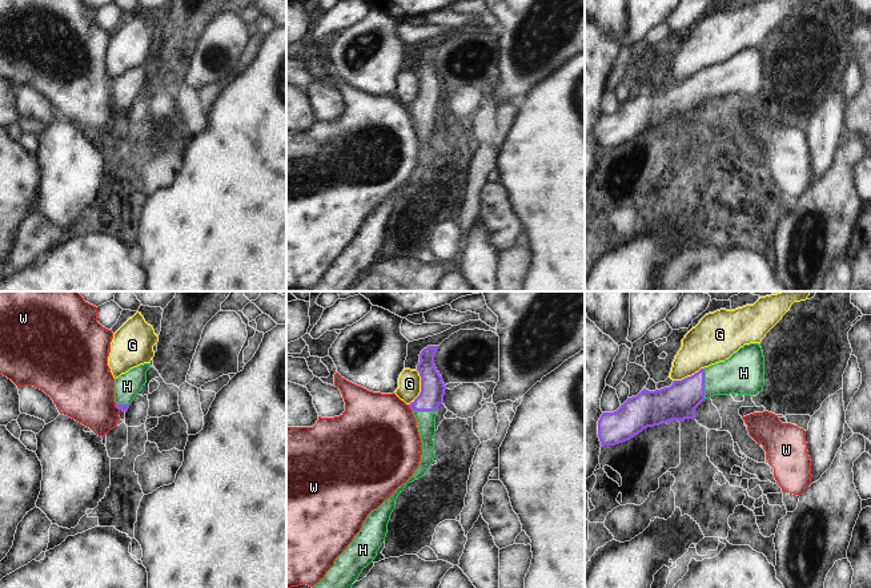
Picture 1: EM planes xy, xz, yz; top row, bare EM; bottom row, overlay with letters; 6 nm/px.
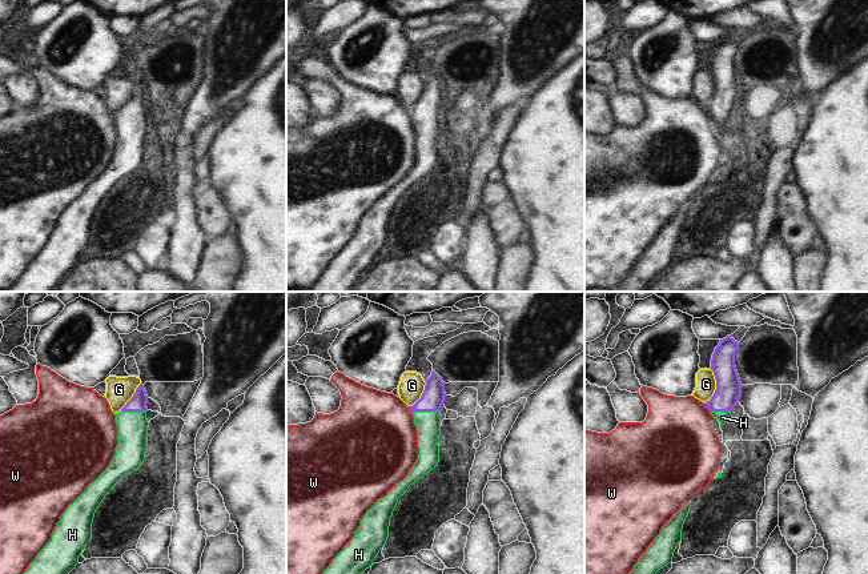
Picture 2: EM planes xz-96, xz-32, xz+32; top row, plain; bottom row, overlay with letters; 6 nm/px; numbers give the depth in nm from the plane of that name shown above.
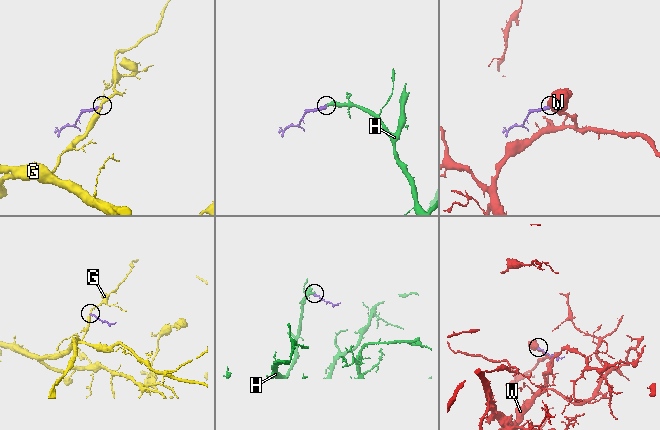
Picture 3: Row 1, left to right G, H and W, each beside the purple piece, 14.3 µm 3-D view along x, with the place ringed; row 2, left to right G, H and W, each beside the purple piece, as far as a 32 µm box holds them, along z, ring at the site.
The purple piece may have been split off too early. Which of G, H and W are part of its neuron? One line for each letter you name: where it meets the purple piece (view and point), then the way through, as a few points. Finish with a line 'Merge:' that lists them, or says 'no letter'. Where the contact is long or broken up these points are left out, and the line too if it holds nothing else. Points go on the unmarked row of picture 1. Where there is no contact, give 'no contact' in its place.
H: meets purple in yz at (703, 85)
Merge: H

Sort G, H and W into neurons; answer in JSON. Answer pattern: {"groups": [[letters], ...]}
{"groups": [["G"], ["H"], ["W"]]}

